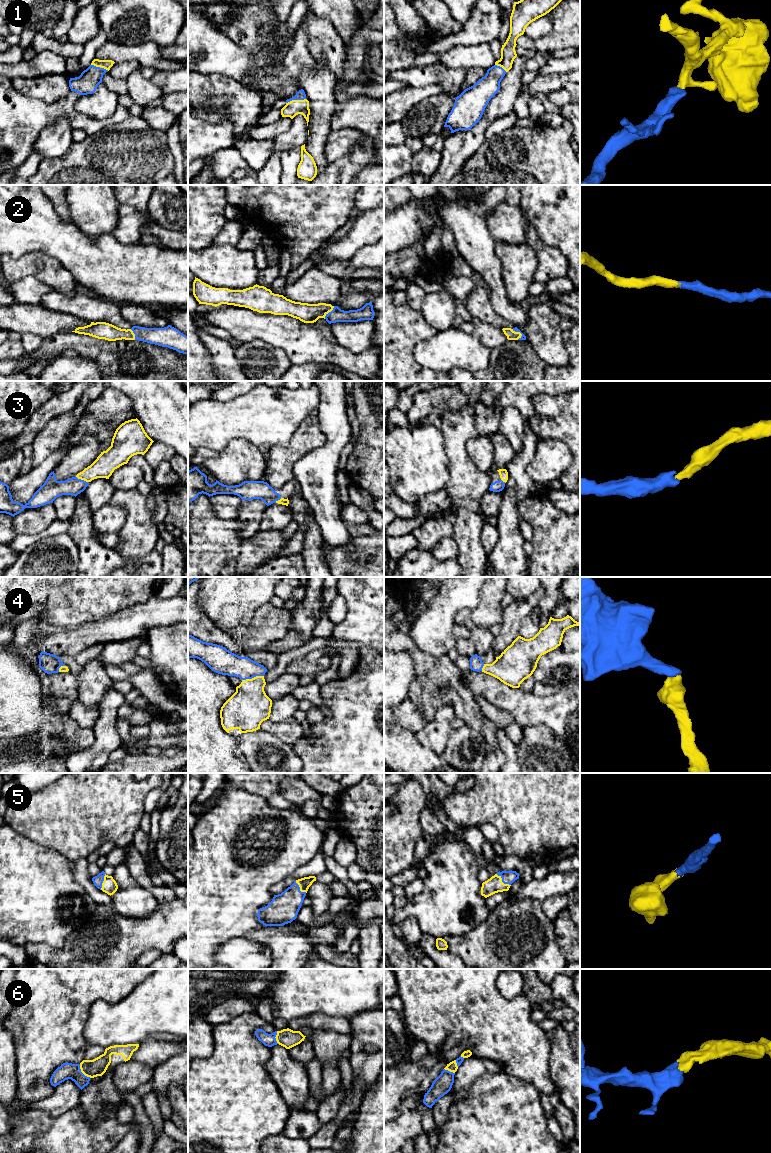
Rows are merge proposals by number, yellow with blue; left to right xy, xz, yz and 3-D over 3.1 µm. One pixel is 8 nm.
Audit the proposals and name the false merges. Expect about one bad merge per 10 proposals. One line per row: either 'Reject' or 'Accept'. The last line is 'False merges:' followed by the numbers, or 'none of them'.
1: Accept
2: Accept
3: Accept
4: Accept
5: Accept
6: Accept
False merges: none of them

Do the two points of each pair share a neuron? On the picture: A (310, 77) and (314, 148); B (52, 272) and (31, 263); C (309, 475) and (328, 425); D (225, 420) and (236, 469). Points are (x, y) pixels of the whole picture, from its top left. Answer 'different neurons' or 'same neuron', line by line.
A: same neuron
B: same neuron
C: same neuron
D: different neurons

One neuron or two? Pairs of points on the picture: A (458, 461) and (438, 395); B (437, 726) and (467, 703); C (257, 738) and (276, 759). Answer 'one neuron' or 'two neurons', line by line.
A: two neurons
B: two neurons
C: one neuron

